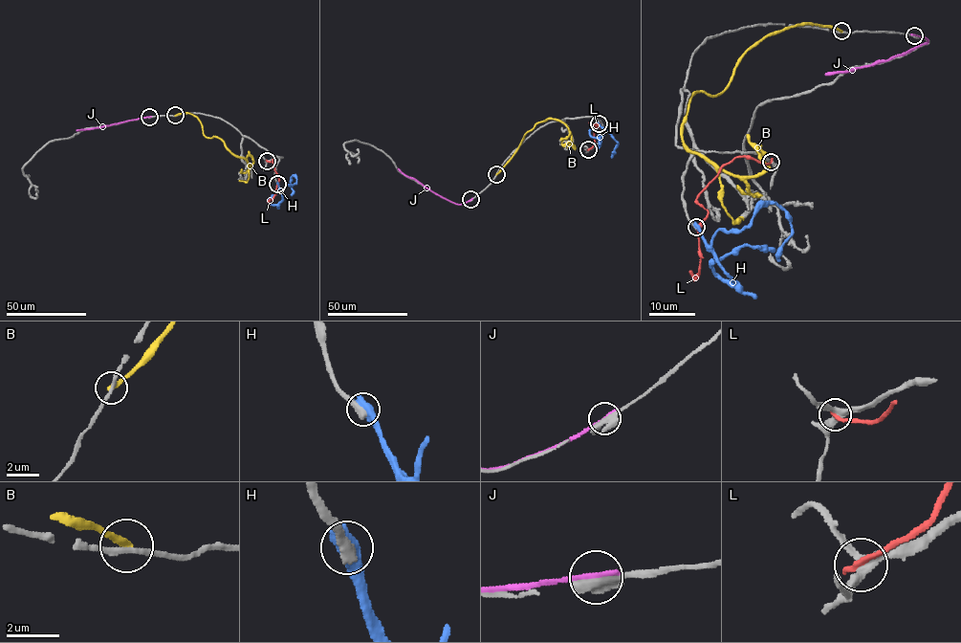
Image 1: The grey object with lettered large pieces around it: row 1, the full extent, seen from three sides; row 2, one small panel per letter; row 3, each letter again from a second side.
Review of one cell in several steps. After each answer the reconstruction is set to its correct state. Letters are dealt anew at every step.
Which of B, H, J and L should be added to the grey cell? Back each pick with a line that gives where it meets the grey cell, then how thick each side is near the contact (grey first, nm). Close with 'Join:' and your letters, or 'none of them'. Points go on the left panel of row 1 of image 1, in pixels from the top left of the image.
Join: none of them

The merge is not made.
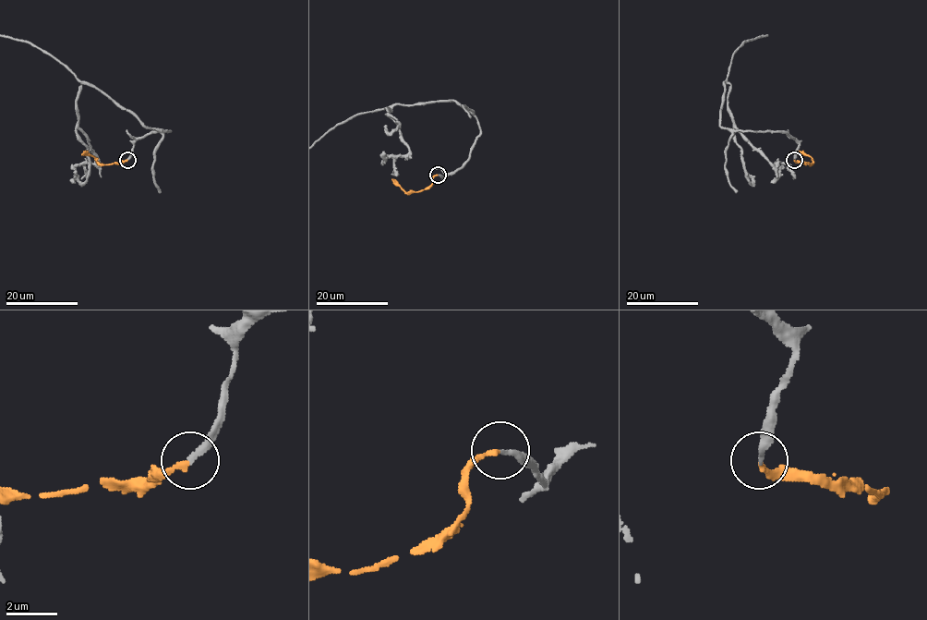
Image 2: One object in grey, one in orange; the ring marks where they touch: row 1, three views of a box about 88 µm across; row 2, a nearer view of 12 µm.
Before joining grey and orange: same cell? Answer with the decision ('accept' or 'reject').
accept

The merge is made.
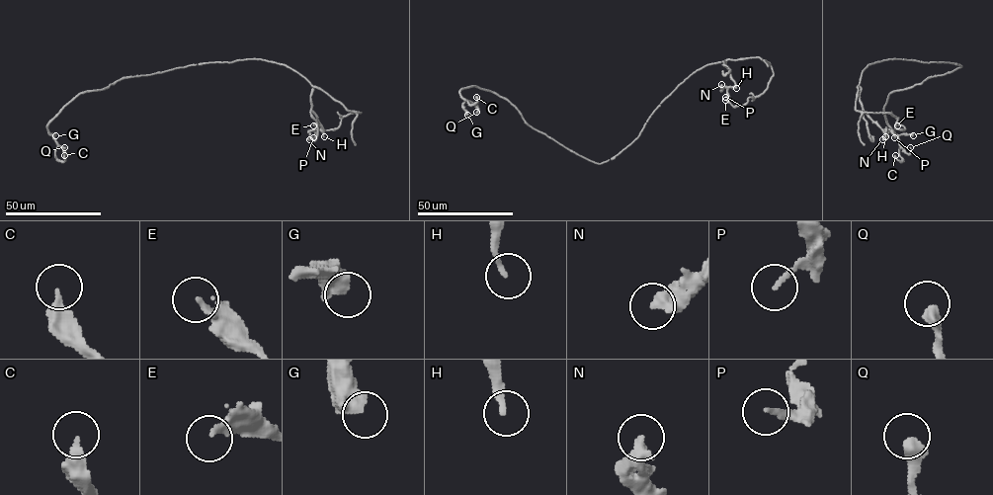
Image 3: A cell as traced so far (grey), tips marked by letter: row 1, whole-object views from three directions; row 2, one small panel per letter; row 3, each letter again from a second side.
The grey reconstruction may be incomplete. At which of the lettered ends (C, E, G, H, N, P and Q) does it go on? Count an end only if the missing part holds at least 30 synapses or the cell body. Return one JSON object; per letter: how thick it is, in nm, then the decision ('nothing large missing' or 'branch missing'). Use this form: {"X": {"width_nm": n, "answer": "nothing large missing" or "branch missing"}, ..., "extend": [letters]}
{"C": {"width_nm": 360, "answer": "nothing large missing"}, "E": {"width_nm": 240, "answer": "nothing large missing"}, "G": {"width_nm": 550, "answer": "nothing large missing"}, "H": {"width_nm": 190, "answer": "nothing large missing"}, "N": {"width_nm": 460, "answer": "nothing large missing"}, "P": {"width_nm": 160, "answer": "nothing large missing"}, "Q": {"width_nm": 420, "answer": "nothing large missing"}, "extend": []}

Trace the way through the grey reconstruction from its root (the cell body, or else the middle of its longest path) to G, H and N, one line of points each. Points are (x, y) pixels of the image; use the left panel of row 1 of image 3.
G: (218, 62), (124, 77), (103, 89), (81, 92), (48, 124), (48, 132), (55, 135)
H: (218, 62), (261, 58), (296, 71), (313, 87), (311, 111), (324, 136)
N: (218, 62), (261, 58), (283, 64), (302, 75), (313, 87), (311, 111), (322, 128), (311, 129), (309, 139)

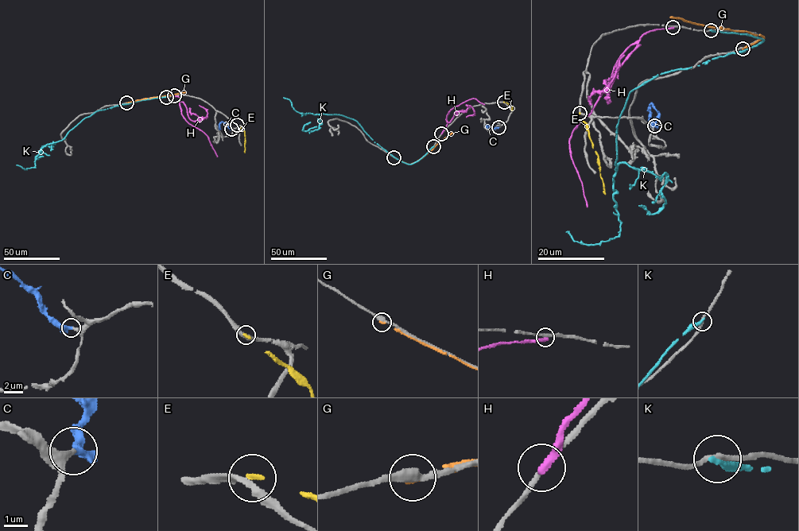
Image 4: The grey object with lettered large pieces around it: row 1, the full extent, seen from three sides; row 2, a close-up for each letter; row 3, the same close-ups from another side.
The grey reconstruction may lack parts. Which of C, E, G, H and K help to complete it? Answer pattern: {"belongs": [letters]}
{"belongs": ["C"]}

